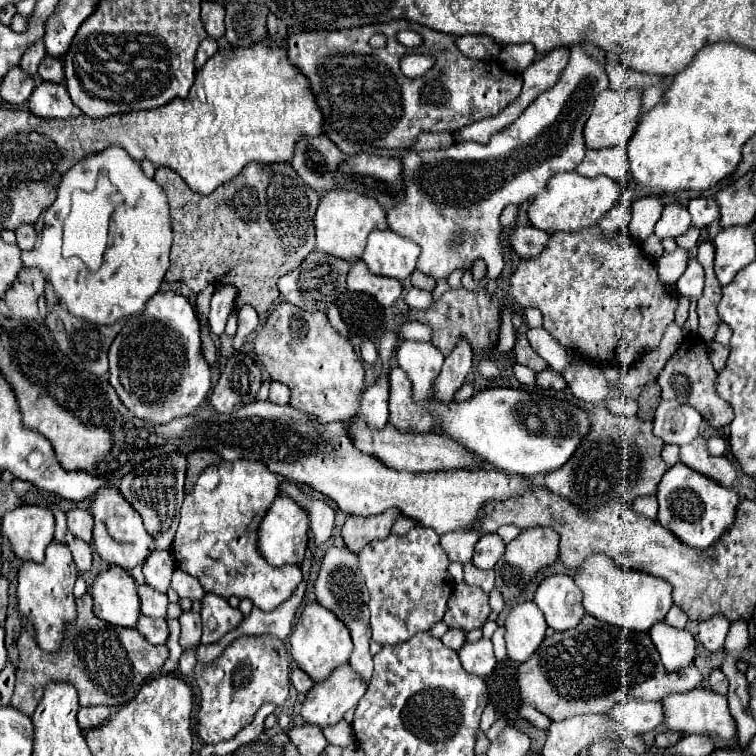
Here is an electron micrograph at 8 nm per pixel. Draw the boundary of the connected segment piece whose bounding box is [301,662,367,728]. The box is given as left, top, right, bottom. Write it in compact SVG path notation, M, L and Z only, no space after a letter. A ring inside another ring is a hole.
M341 664L327 680L313 684L301 706L301 716L321 728L337 724L349 708L357 706L365 690L367 682L361 680L351 664Z

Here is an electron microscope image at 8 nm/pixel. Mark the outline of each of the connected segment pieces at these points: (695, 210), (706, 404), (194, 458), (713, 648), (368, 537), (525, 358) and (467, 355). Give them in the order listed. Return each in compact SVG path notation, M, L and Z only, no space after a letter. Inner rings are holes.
M699 196L699 198L689 200L687 210L689 210L691 218L693 218L693 224L699 226L699 228L705 228L705 226L709 226L713 220L719 218L717 202L715 202L713 198L707 198L707 196Z
M701 352L699 356L687 356L685 354L685 356L673 356L665 364L665 368L661 370L657 382L661 386L663 400L677 400L681 404L689 404L689 406L693 406L703 416L703 420L709 426L721 428L721 426L727 426L727 424L733 422L733 408L731 408L731 404L727 400L723 400L717 394L717 390L713 386L715 374L717 372L715 372L715 368L713 368L707 352Z
M197 450L187 456L187 476L185 476L185 492L189 494L193 490L193 484L197 476L201 474L201 468L207 468L209 464L219 464L221 456L209 450Z
M715 616L707 622L699 622L699 640L709 652L717 652L725 644L725 636L729 632L729 620L725 616Z
M395 508L385 510L383 514L377 514L377 516L367 516L367 518L349 516L341 528L345 546L353 552L361 552L371 540L385 538L397 516L399 516L399 512Z
M525 334L517 336L517 342L515 342L515 358L519 364L525 364L529 368L533 368L535 372L541 372L547 368L545 360L541 360L541 356L537 356L537 352L533 352L529 348L529 342L525 340Z
M461 338L457 342L457 348L453 348L453 352L445 358L443 370L437 374L437 380L433 384L433 398L447 402L453 400L455 392L463 386L465 376L471 370L471 346L465 338Z

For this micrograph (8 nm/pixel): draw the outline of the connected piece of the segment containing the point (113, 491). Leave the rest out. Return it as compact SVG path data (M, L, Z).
M109 486L109 488L101 488L97 490L93 504L91 504L91 514L97 520L105 522L107 534L117 540L119 544L141 544L137 546L137 556L127 560L127 566L123 566L125 570L133 570L139 558L139 564L145 562L145 558L153 552L153 538L143 530L143 520L141 516L137 516L137 512L133 512L133 508L129 508L129 502L125 502L125 498L117 492L117 488Z

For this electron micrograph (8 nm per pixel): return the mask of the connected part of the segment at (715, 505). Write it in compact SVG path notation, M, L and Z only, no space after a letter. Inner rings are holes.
M677 462L665 472L657 490L657 500L657 520L677 538L681 538L681 542L693 548L709 548L709 544L713 544L733 524L733 516L739 504L739 496L735 490L719 486L717 482L691 470L683 462Z

